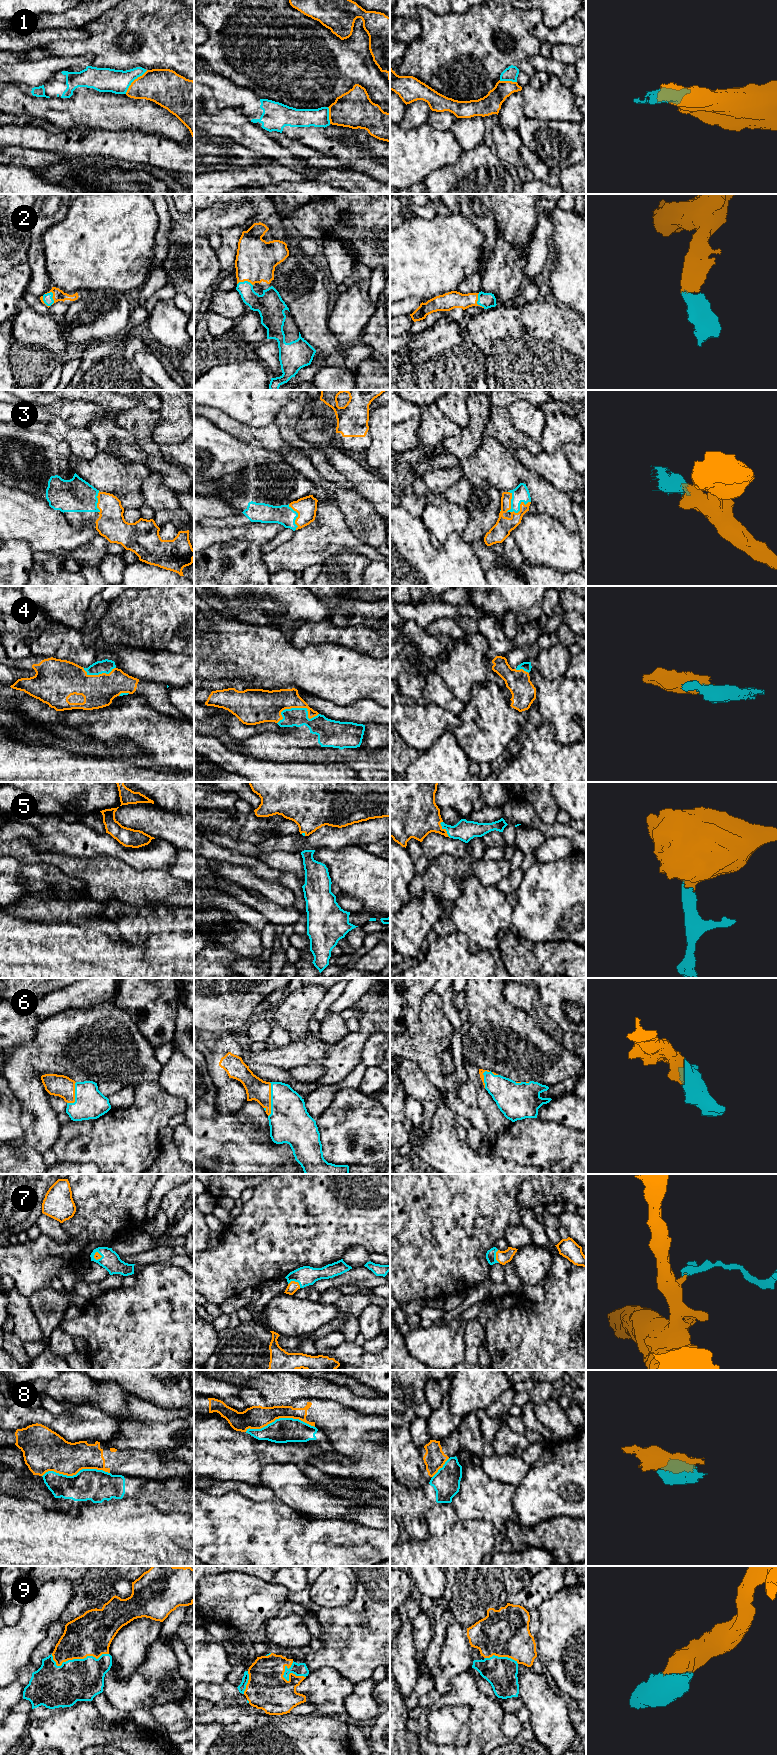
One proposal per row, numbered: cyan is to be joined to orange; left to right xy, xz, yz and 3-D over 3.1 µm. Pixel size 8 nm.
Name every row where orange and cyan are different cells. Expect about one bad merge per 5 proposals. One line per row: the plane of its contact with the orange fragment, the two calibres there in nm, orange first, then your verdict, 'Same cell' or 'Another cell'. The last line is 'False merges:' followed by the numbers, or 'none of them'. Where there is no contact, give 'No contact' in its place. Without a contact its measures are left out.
1: Touches orange in xy. Thickness 280 nm (orange) against 190 nm. Another cell
2: Touches orange in xy. Thickness 100 nm (orange) against 80 nm. Same cell
3: Touches orange in yz. Thickness 150 nm (orange) against 130 nm. Same cell
4: Touches orange in xz. Thickness 260 nm (orange) against 160 nm. Same cell
5: Touches orange in yz. Thickness 340 nm (orange) against 170 nm. Same cell
6: Touches orange in xz. Thickness 180 nm (orange) against 320 nm. Same cell
7: Touches orange in xz. Thickness 90 nm (orange) against 160 nm. Same cell
8: Touches orange in xz. Thickness 190 nm (orange) against 200 nm. Another cell
9: Touches orange in xy. Thickness 340 nm (orange) against 340 nm. Same cell
False merges: 1, 8

